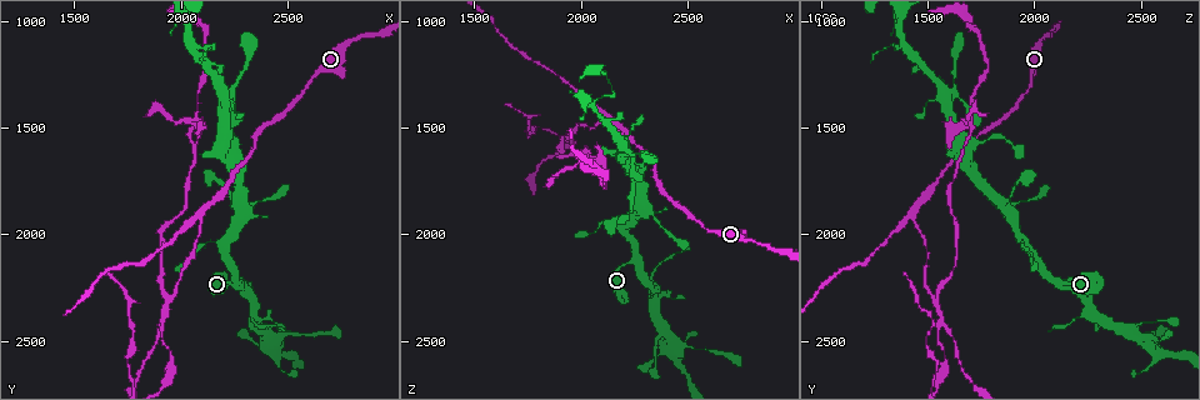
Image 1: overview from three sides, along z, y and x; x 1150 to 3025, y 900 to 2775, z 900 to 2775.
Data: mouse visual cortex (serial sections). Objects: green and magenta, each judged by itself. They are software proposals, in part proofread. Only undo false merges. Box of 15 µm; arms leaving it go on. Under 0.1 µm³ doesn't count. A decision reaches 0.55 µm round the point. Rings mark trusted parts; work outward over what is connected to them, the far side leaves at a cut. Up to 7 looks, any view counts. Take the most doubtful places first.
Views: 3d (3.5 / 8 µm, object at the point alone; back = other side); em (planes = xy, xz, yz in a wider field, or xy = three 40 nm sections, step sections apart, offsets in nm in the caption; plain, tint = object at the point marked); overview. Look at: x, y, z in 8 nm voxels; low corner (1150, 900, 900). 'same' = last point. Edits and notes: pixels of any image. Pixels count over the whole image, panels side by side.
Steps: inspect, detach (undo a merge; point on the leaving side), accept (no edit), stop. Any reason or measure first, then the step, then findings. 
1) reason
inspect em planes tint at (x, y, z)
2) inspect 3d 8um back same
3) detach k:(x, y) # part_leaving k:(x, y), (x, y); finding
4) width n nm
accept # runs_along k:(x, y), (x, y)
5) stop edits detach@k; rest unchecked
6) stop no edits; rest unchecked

arms part here
inspect 3d 3.5um at (2100, 1890, 1430)

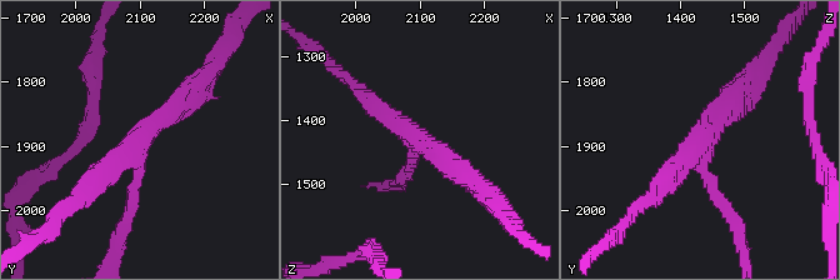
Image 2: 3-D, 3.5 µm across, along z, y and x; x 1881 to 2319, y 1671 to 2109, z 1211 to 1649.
arm_widths 200, 250, 250 nm
accept # runs_along 2:(194, 88), (136, 145), (129, 218); all the same cell

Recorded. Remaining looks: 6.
a fork
inspect 3d 3.5um at (1920, 2390, 1550)

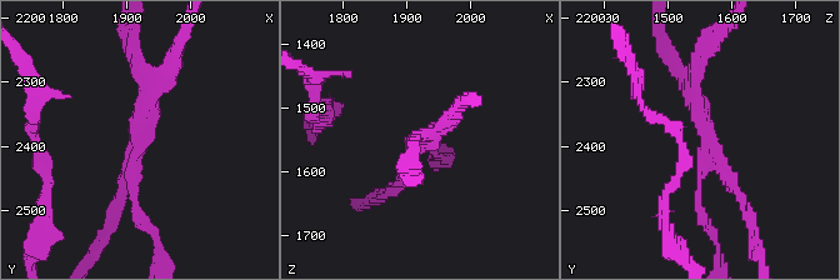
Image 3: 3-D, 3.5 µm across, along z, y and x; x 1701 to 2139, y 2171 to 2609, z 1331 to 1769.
inspect em xy step 5 tint at (1915, 2395, 1560)

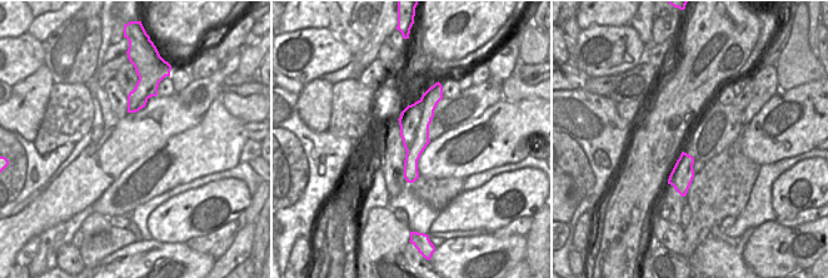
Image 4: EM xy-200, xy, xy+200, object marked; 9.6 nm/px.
detach 3:(135, 206) # a second cell is stuck on

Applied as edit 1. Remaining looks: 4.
inspect 3d 3.5um at (2210, 1370, 1610)

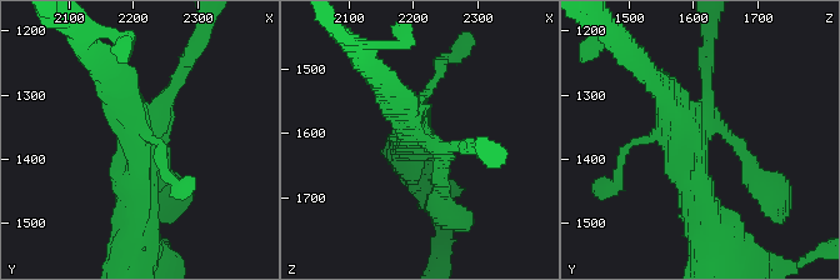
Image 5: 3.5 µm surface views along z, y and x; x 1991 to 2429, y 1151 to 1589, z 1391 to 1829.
inspect em xy step 5 tint at (2200, 1355, 1595)

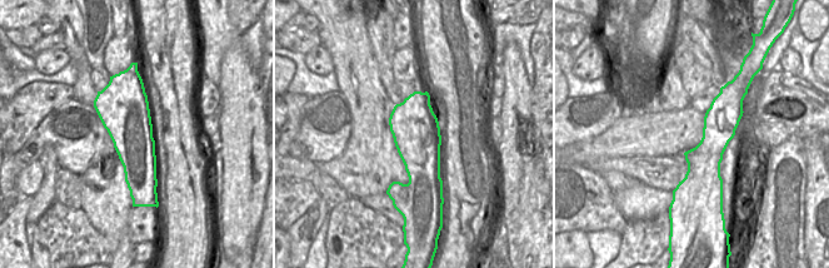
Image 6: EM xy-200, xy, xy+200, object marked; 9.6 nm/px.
accept # runs_along 5:(708, 213), (691, 133), (646, 71); one cell here

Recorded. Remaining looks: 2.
stop edits detach@3; rest unchecked

